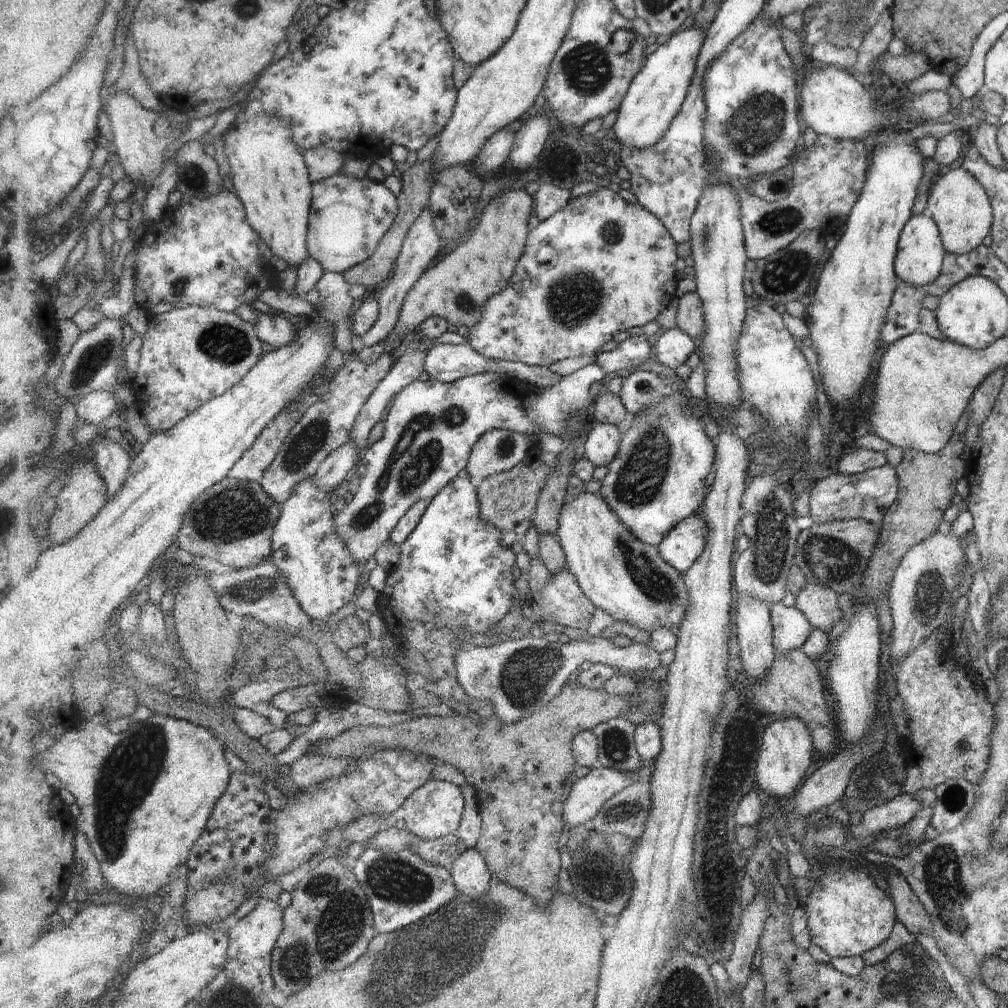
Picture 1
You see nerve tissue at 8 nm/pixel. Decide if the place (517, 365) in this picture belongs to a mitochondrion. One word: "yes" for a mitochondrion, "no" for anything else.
no

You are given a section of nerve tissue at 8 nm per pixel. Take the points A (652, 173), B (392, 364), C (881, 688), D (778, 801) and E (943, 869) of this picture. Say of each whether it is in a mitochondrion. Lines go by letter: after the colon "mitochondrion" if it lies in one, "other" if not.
A: other
B: other
C: other
D: other
E: mitochondrion

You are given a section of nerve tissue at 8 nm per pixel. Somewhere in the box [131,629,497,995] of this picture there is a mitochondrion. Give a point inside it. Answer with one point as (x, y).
(339, 923)

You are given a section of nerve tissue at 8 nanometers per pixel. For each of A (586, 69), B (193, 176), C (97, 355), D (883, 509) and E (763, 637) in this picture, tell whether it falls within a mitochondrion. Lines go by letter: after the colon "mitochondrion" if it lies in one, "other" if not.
A: mitochondrion
B: mitochondrion
C: mitochondrion
D: other
E: other

